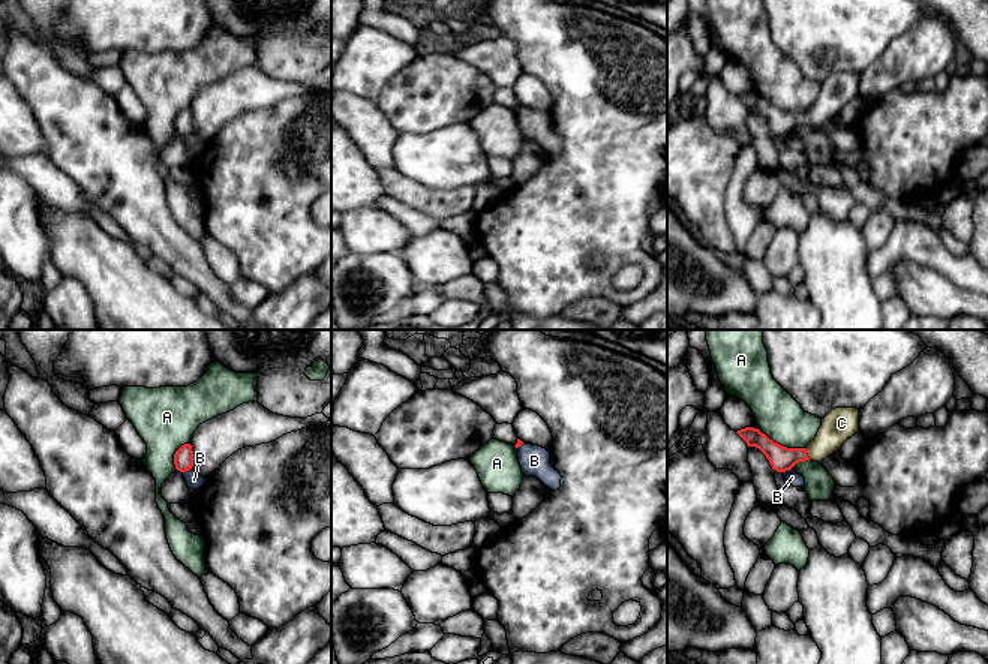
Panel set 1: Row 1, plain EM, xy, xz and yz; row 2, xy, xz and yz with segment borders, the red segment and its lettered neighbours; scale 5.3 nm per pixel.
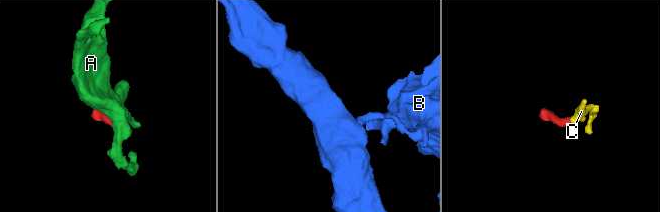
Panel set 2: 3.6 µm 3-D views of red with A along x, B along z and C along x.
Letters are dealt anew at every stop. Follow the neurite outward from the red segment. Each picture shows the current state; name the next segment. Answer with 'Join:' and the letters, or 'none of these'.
Join: C

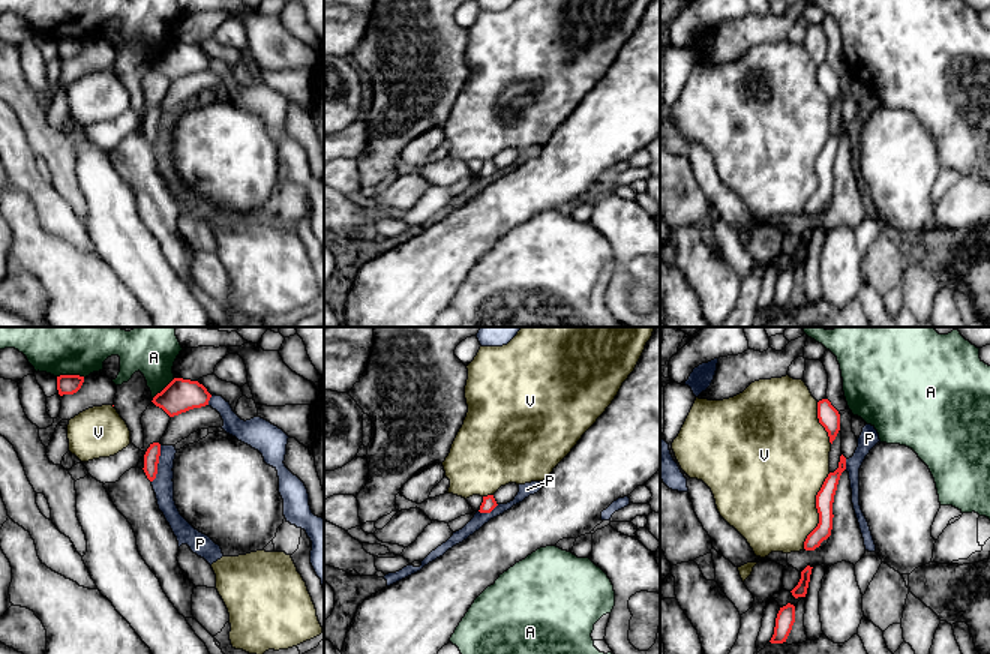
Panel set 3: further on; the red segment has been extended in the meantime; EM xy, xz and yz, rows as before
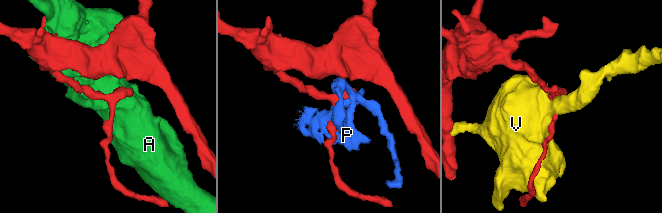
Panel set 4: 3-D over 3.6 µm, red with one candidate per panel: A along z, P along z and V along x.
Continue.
Join: none of these

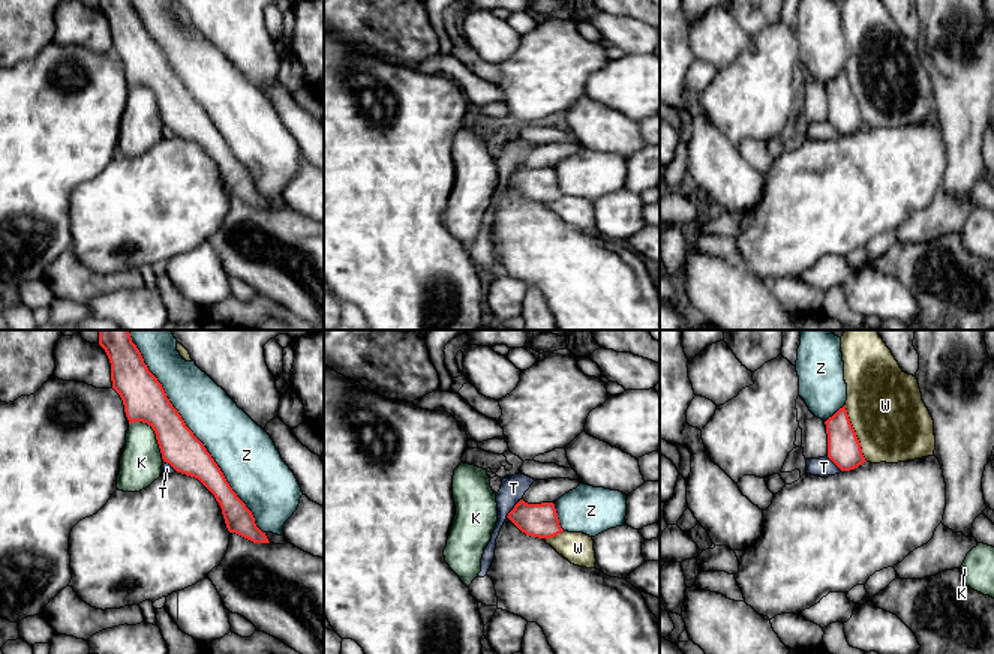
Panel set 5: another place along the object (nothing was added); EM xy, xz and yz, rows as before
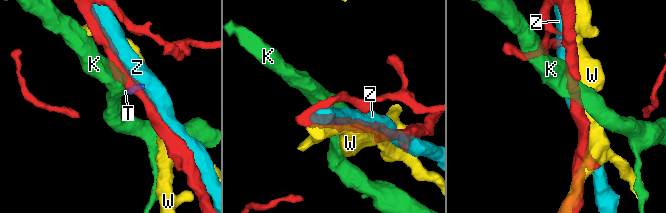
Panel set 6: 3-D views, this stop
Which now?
Join: none of these

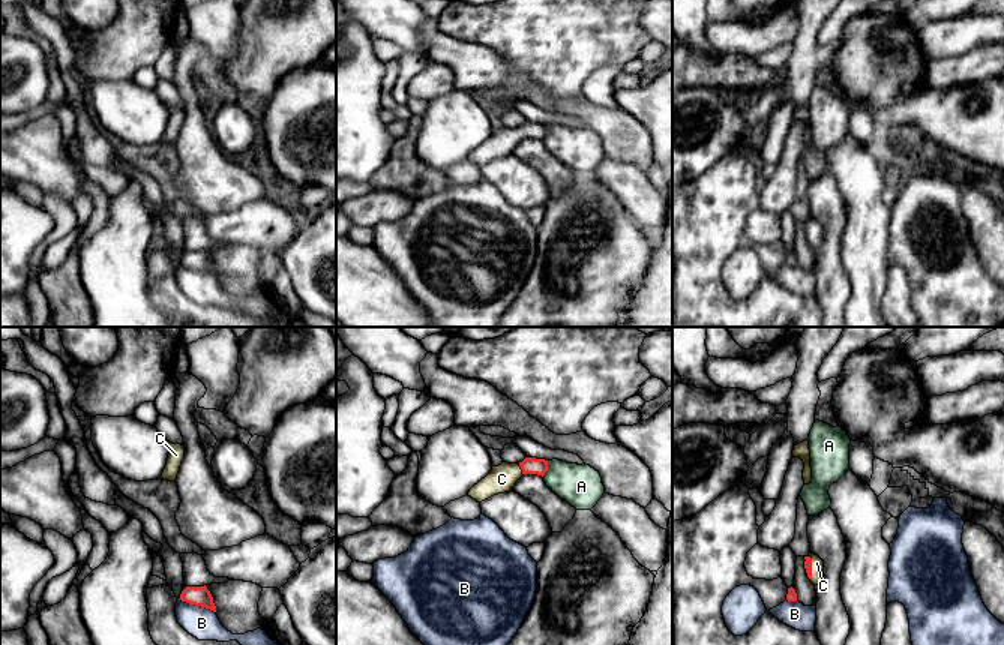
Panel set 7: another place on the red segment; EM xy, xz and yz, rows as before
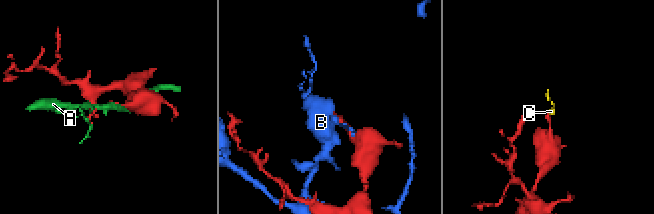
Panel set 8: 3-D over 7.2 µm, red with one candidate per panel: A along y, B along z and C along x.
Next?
Join: C

